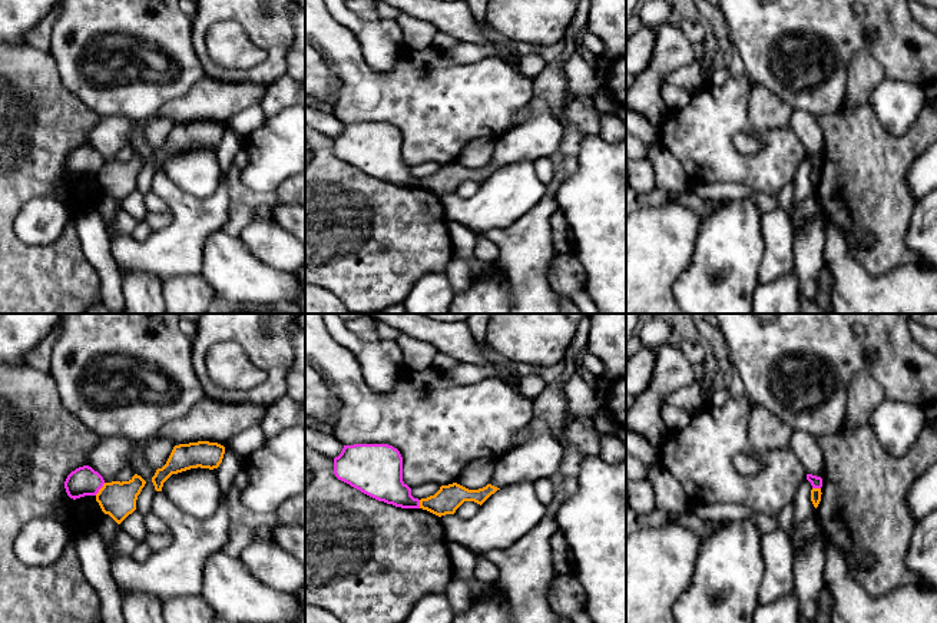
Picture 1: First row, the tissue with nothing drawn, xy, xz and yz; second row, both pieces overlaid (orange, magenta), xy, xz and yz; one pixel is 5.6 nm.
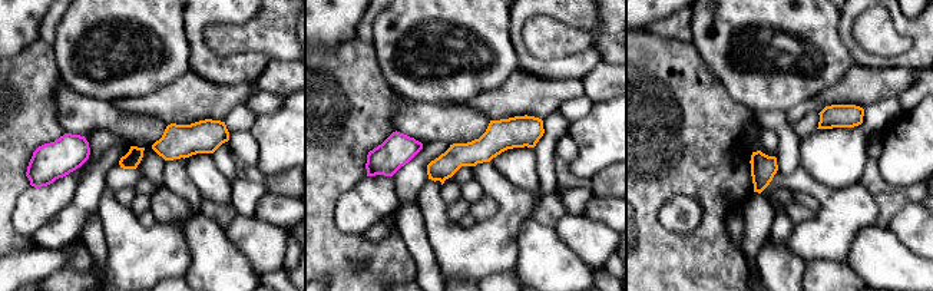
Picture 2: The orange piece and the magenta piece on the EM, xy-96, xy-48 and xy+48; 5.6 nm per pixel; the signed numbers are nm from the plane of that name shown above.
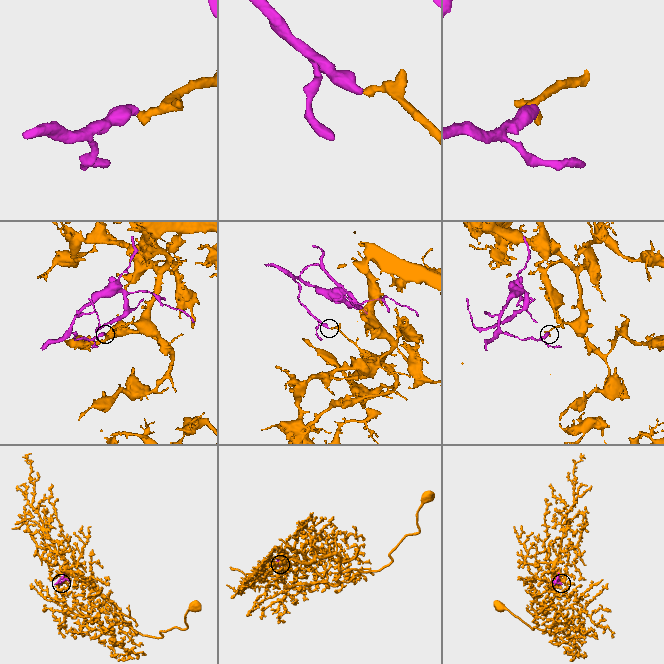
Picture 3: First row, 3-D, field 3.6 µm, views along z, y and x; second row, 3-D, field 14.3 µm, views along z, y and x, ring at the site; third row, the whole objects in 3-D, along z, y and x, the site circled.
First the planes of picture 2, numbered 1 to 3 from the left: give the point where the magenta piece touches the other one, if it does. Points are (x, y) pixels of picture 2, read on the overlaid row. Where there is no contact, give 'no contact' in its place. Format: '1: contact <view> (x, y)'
1: no contact
2: no contact
3: no contact

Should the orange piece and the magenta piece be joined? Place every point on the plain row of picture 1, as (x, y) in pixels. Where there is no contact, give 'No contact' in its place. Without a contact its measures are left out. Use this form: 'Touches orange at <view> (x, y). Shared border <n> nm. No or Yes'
Touches orange at xy (101, 168). Shared border 90 nm. No

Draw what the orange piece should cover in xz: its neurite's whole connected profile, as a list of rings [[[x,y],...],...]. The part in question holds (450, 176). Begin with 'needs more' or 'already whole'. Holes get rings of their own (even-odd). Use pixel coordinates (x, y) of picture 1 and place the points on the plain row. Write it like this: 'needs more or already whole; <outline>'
already whole; [[[453,162],[448,165],[441,165],[434,175],[421,178],[420,188],[427,189],[438,196],[454,193],[464,180],[474,180],[481,185],[497,169],[500,168],[491,163],[487,163],[479,169],[468,169],[457,162]]]

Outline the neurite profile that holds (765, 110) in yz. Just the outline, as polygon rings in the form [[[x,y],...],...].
[[[752,84],[748,100],[748,119],[756,135],[772,129],[787,129],[794,109],[768,89]]]

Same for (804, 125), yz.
[[[794,110],[788,127],[801,140],[801,143],[807,149],[807,153],[822,158],[824,136],[814,115],[805,110]]]

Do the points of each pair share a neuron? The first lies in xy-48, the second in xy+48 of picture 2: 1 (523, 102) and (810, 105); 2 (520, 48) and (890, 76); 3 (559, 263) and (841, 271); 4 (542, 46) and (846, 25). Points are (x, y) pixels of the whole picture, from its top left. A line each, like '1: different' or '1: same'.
1: different
2: different
3: different
4: different

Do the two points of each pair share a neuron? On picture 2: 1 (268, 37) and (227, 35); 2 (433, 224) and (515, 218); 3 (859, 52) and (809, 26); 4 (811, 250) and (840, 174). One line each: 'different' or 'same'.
1: same
2: same
3: different
4: different

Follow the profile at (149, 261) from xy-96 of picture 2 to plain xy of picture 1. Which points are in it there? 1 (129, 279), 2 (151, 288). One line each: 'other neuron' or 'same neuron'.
1: other neuron
2: other neuron

